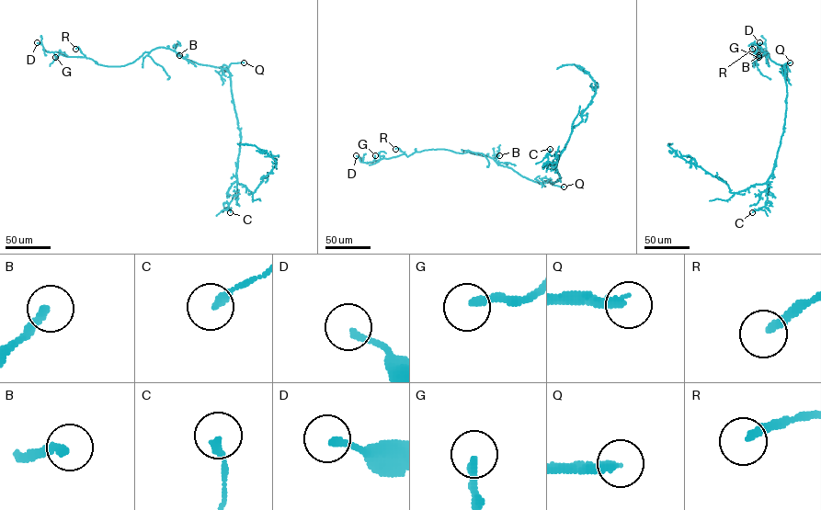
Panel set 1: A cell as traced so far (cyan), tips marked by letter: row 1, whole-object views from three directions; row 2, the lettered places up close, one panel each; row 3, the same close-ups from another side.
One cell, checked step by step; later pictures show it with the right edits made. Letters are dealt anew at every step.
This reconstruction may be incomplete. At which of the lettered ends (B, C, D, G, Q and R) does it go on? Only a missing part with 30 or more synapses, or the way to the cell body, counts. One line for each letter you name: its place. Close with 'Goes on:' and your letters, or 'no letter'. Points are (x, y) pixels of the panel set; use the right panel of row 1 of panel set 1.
B: at (758, 55)
G: at (758, 57)
Q: at (790, 62)
Goes on: B, G, Q

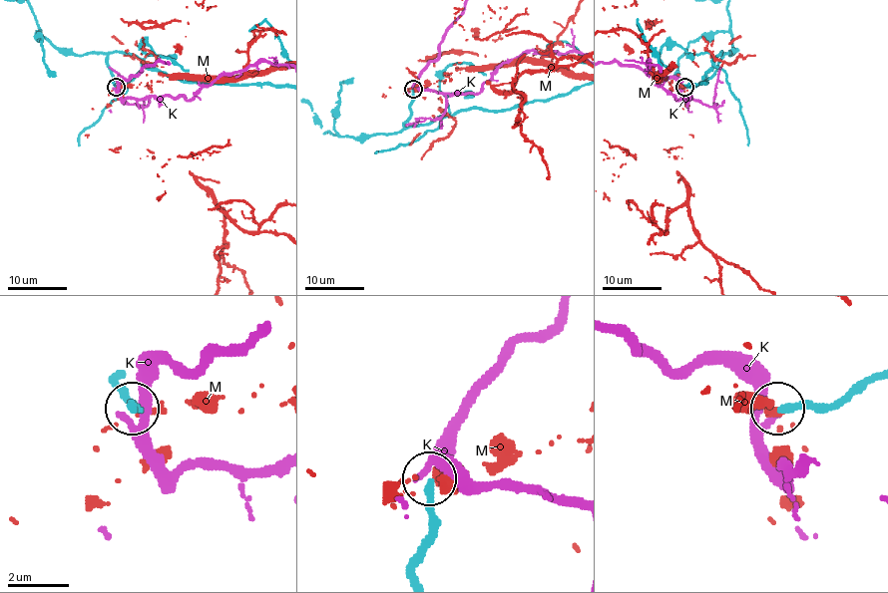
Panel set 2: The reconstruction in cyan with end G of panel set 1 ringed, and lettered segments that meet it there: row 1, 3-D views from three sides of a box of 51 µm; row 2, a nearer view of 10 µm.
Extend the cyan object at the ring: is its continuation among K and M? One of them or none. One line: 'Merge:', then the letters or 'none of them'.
Merge: none of them

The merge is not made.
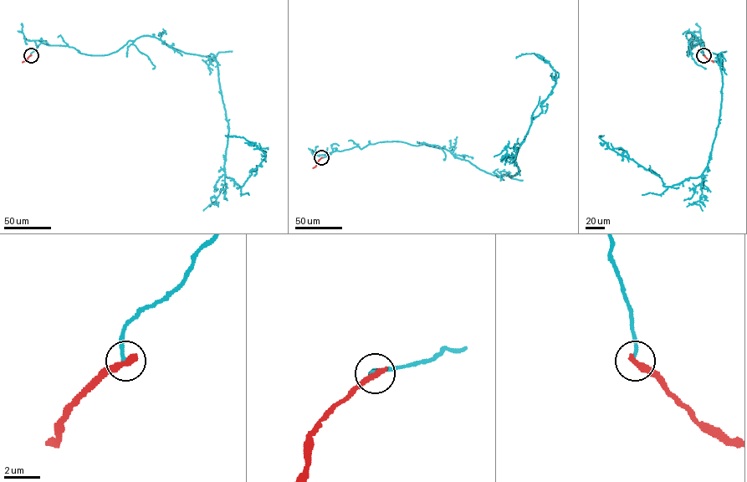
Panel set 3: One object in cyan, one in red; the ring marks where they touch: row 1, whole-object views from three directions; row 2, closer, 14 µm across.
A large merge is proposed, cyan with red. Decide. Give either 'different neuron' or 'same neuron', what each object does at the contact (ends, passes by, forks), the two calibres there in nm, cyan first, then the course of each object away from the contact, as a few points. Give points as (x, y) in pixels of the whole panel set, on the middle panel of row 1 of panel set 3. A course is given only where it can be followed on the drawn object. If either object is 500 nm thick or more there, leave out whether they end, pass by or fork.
different neuron; cyan ends there; red ends there; 190 nm thick on the cyan side, 360 nm on the other; cyan runs (321, 157), (399, 141), (446, 149), (493, 175), (514, 175), (518, 149), (556, 79), (534, 53), (515, 58); red runs (321, 157), (313, 168)

